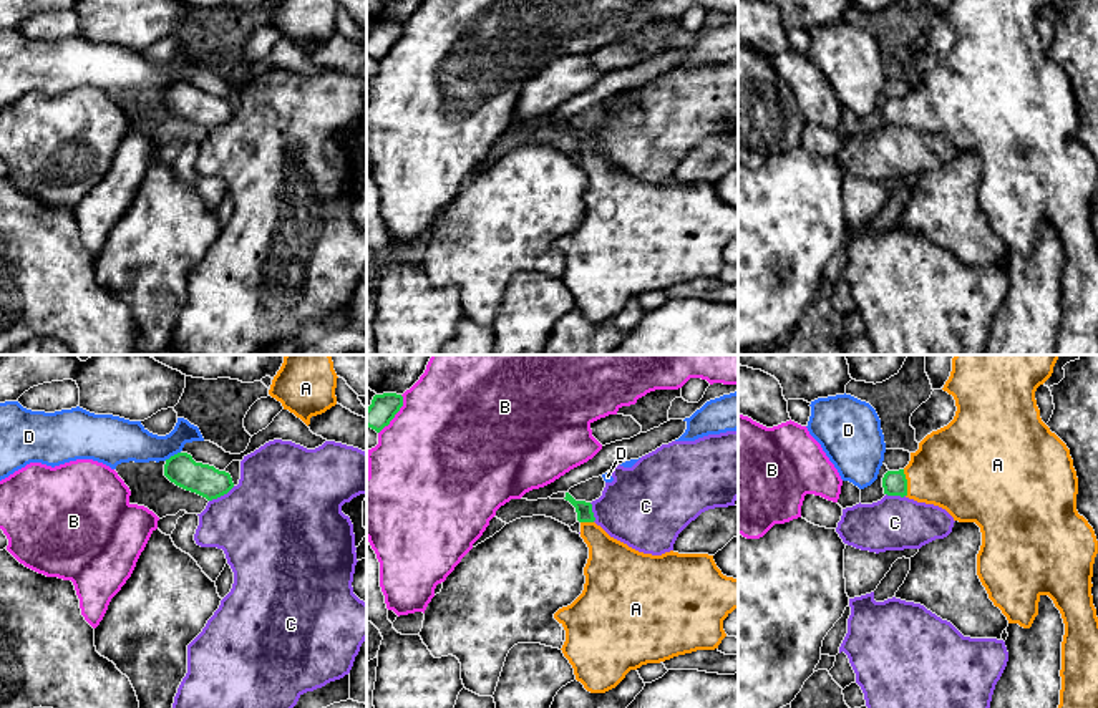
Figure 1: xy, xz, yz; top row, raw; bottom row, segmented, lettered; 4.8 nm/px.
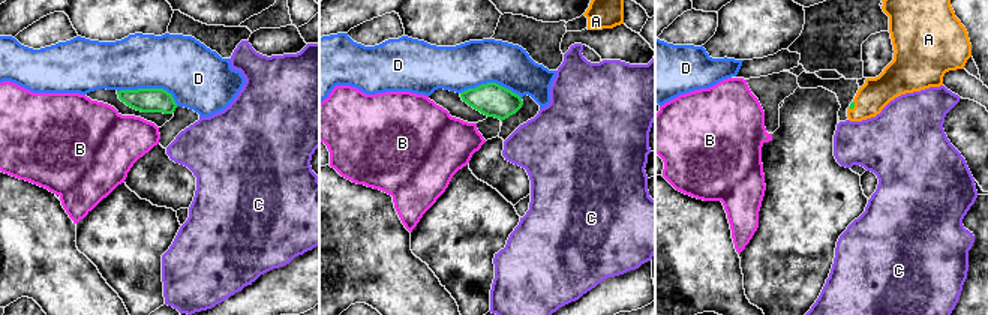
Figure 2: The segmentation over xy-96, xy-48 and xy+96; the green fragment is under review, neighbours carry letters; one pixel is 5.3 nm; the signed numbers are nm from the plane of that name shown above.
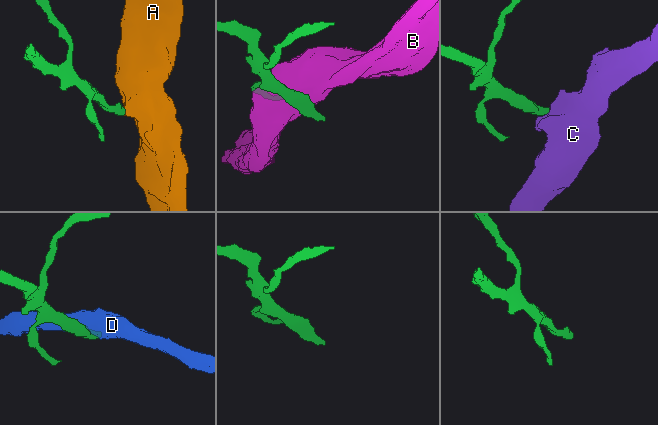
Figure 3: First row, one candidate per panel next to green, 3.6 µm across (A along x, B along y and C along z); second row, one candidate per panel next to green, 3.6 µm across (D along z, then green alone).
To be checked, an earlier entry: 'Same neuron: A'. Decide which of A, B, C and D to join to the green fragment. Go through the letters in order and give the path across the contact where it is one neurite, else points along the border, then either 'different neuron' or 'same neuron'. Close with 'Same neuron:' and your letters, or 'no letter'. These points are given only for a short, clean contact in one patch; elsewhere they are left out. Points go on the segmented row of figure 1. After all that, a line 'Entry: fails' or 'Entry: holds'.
A: runs through yz (894, 483), (906, 483), (954, 468); same neuron
B: different neuron
C: border along xy (234, 486), (209, 501); different neuron
D: different neuron
Same neuron: A
Entry: holds

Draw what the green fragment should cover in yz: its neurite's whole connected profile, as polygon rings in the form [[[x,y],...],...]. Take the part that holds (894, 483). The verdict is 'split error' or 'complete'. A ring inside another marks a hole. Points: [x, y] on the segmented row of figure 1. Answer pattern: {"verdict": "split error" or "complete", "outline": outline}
{"verdict": "split error", "outline": [[[955,355],[952,358],[950,376],[942,388],[955,400],[957,411],[954,419],[947,426],[927,434],[919,443],[919,449],[911,453],[911,461],[904,469],[887,471],[882,478],[882,487],[884,494],[887,496],[906,496],[917,502],[939,506],[945,509],[954,517],[954,521],[975,522],[980,527],[982,546],[977,554],[977,575],[985,587],[989,599],[1002,610],[1008,623],[1018,623],[1023,628],[1030,628],[1035,617],[1038,615],[1040,597],[1048,595],[1053,600],[1065,623],[1065,635],[1062,642],[1062,690],[1058,708],[1098,708],[1098,617],[1091,595],[1091,577],[1095,557],[1098,554],[1098,541],[1093,527],[1076,511],[1078,478],[1073,468],[1070,449],[1042,421],[1035,400],[1037,388],[1052,376],[1057,360],[1058,355]]]}

